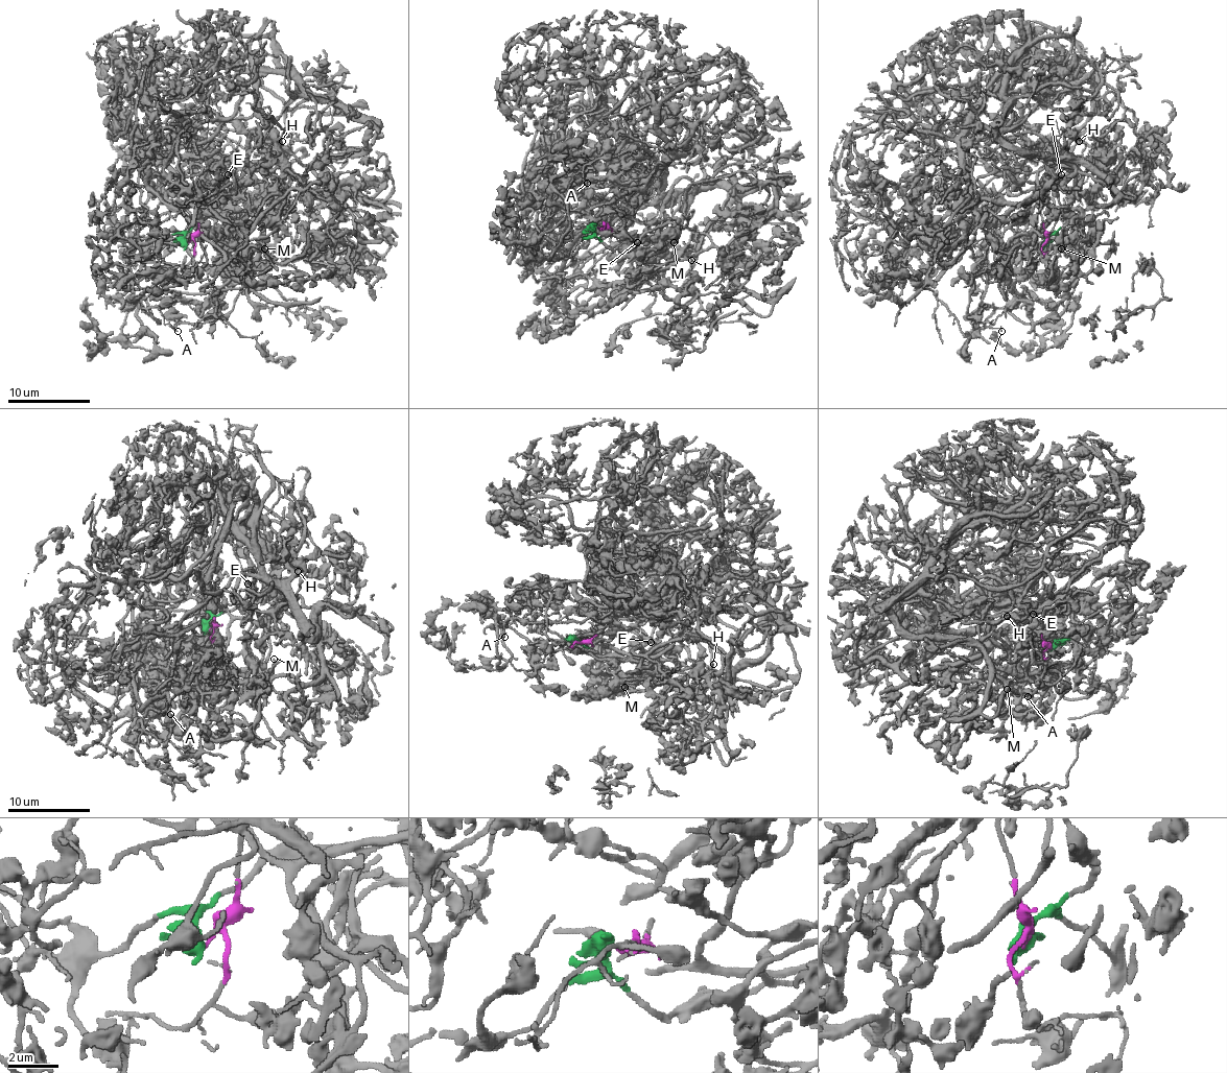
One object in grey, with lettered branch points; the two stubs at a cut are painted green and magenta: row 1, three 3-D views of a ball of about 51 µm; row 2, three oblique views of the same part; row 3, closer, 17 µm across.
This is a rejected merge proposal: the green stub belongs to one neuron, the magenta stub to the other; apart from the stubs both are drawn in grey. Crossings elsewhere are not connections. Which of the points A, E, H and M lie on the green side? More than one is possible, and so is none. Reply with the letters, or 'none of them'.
E, H, M

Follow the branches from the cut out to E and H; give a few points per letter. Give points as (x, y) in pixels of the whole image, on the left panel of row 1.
E: (188, 243), (186, 235), (206, 219), (243, 213), (267, 192), (256, 162), (248, 175), (227, 174)
H: (188, 243), (267, 192), (256, 162), (235, 164), (272, 200), (295, 162), (319, 182), (288, 194), (282, 141)

